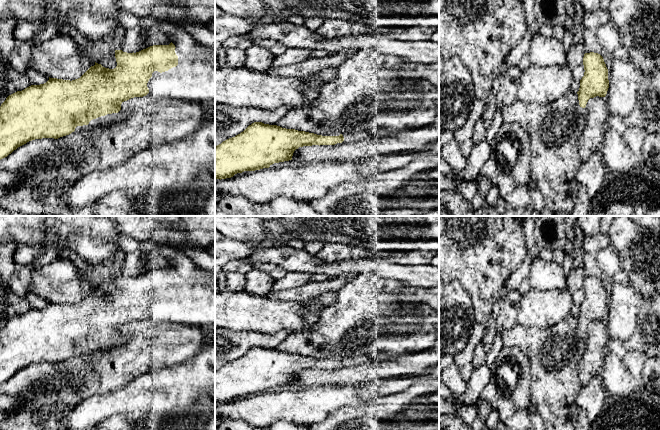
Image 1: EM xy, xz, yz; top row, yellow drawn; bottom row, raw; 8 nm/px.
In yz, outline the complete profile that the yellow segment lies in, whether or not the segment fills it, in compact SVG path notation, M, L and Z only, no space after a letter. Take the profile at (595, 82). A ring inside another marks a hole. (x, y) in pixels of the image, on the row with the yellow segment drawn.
M594 52L585 53L583 57L584 76L580 80L578 94L578 111L584 117L585 126L588 117L588 100L605 97L609 88L608 69L603 57Z

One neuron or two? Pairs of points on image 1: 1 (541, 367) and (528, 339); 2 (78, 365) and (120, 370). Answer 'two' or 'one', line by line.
1: one
2: two

